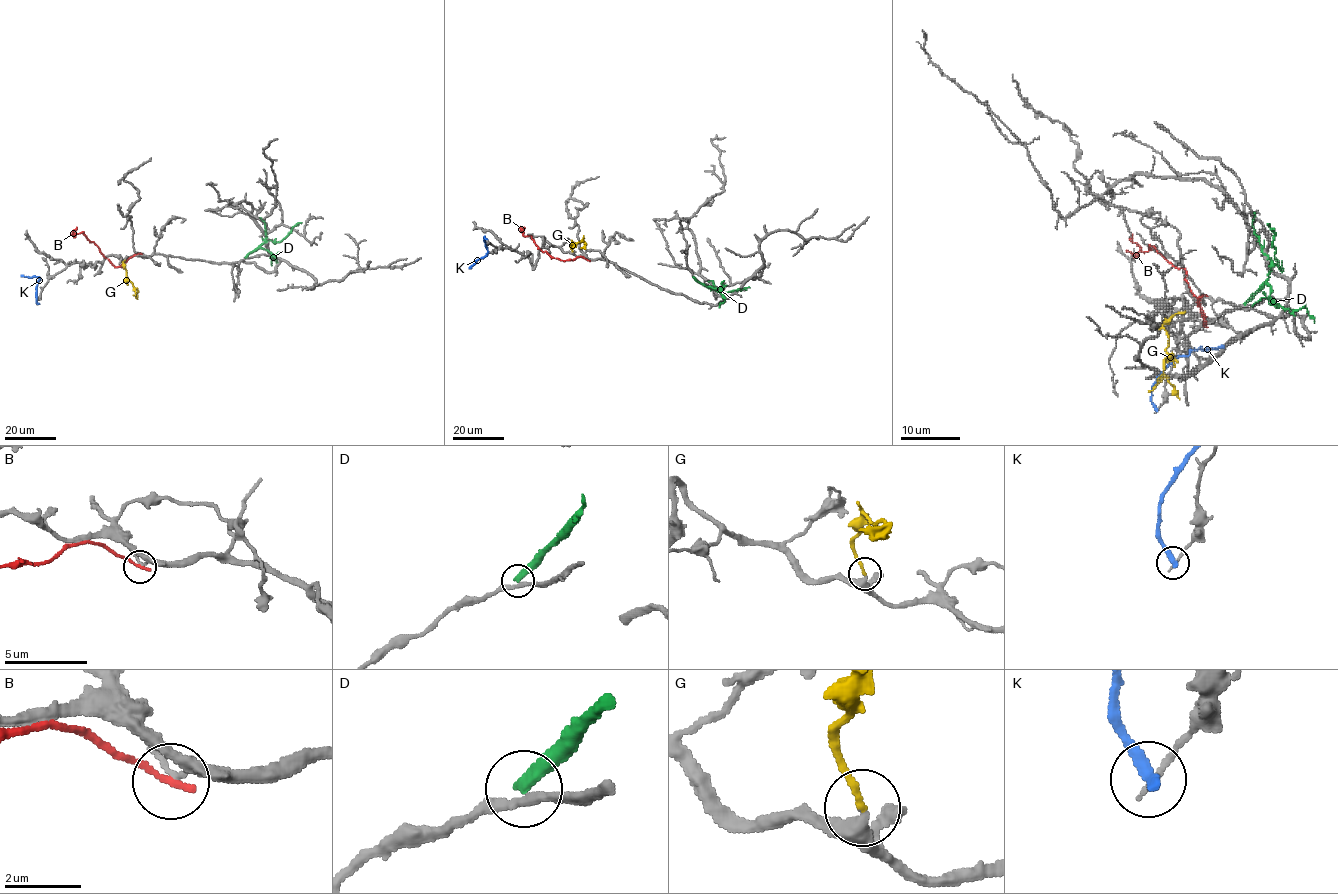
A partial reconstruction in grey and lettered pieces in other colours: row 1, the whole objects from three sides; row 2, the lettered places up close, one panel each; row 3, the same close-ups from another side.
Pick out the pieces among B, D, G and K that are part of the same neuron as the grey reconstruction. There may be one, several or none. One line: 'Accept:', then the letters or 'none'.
Accept: G

